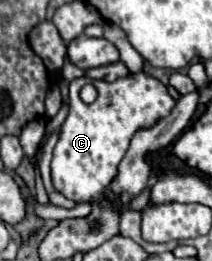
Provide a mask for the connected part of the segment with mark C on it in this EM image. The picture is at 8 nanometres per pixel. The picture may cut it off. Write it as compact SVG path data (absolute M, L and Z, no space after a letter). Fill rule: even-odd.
M134 73L114 83L94 81L88 77L74 79L70 83L70 113L60 127L58 143L52 153L52 183L54 187L74 203L98 203L112 201L116 195L110 191L110 183L118 175L118 165L124 159L128 145L138 129L150 129L164 119L176 101L170 97L166 85L146 73ZM90 83L96 87L98 97L92 103L80 99L80 89Z

